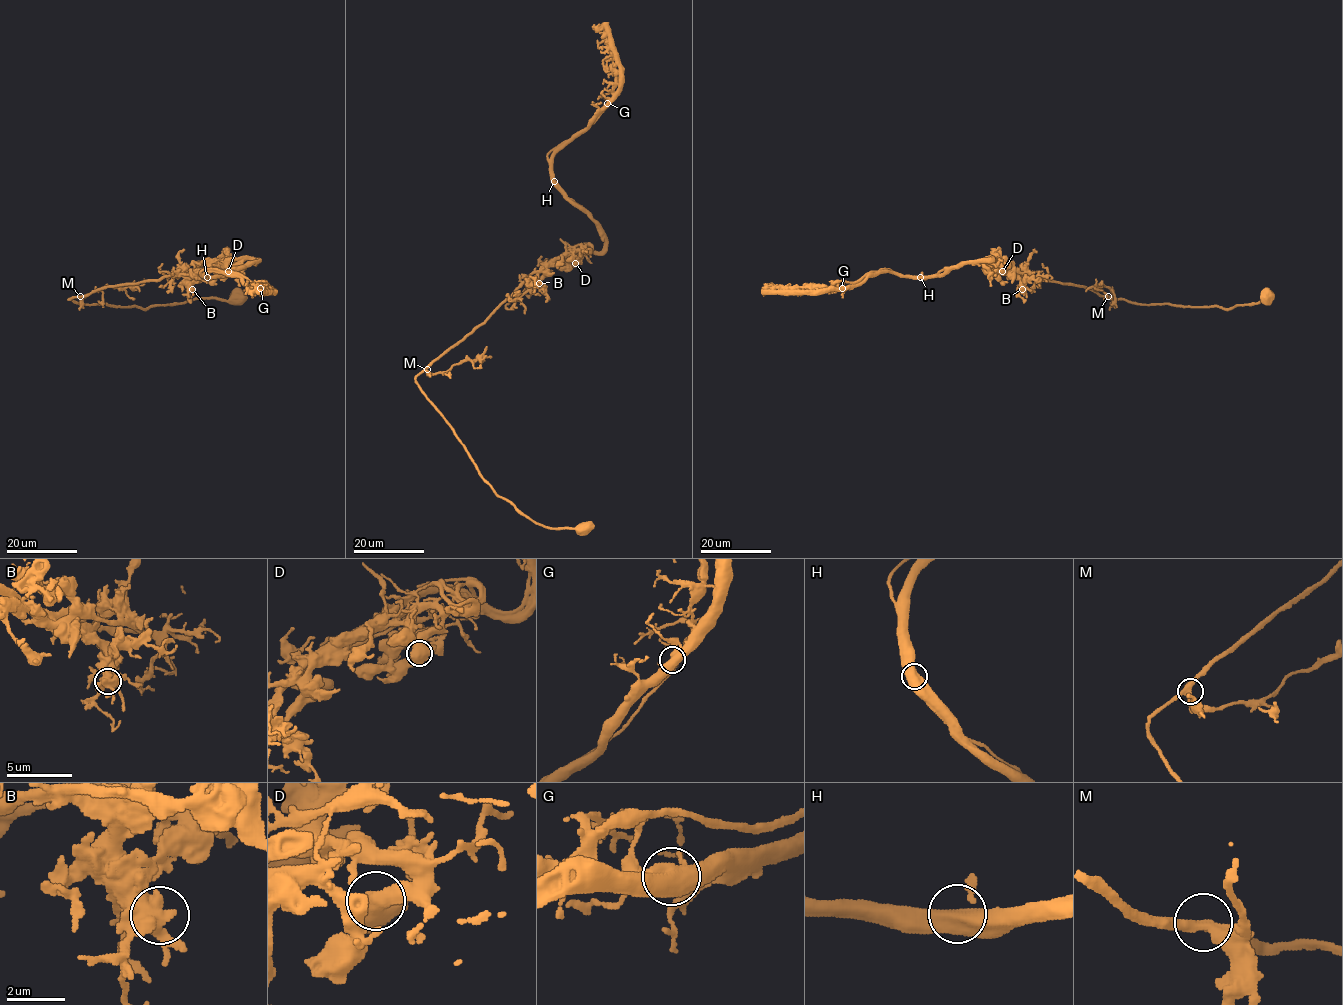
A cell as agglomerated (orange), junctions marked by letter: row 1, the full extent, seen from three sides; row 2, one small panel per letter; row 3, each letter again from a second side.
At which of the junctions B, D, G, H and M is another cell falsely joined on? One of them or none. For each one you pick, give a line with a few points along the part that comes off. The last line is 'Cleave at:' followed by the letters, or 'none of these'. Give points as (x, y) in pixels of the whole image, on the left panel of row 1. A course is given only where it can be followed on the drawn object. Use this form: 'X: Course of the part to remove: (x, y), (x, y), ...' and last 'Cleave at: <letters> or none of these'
H: Course of the part to remove: (207, 277), (234, 273), (259, 262), (254, 258), (226, 259), (184, 274), (178, 253), (184, 250)
Cleave at: H

